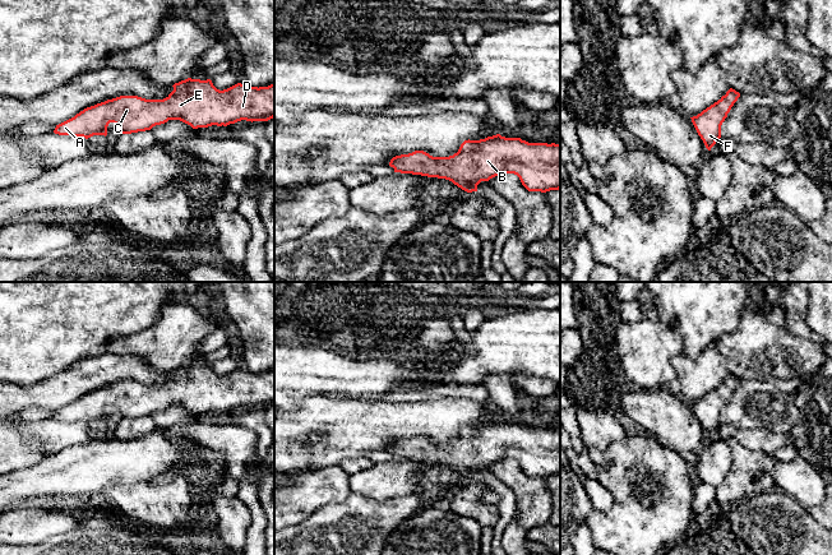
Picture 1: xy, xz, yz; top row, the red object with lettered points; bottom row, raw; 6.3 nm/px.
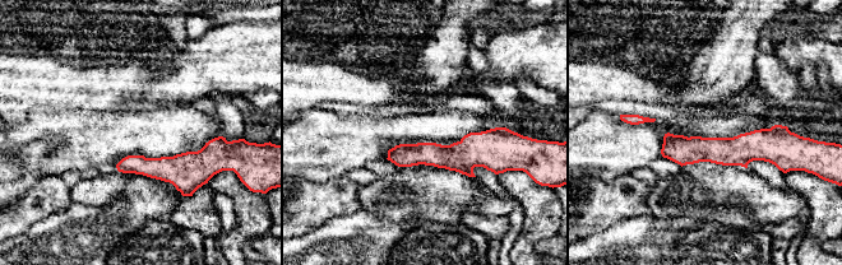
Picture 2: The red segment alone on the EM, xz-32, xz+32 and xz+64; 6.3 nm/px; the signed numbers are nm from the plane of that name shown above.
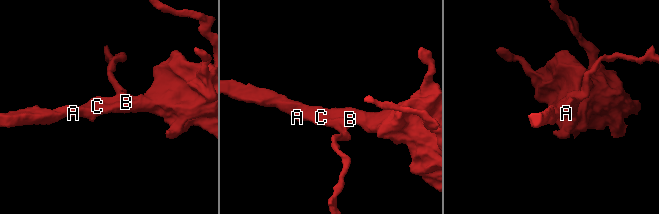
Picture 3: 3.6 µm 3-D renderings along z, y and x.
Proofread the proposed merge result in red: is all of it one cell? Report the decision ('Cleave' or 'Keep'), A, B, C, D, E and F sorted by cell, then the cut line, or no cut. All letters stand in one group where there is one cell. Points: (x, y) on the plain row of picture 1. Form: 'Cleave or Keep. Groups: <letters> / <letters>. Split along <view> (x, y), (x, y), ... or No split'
Keep. Groups: A B C D E F. No split

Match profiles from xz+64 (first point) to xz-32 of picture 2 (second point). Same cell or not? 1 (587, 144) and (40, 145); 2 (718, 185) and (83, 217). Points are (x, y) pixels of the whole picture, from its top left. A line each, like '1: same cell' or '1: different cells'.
1: different cells
2: different cells

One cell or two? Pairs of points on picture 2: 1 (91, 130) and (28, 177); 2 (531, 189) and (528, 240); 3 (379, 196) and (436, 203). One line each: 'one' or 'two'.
1: two
2: one
3: one

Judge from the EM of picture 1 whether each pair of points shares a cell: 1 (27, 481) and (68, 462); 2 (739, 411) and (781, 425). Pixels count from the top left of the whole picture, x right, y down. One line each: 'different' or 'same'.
1: same
2: same

